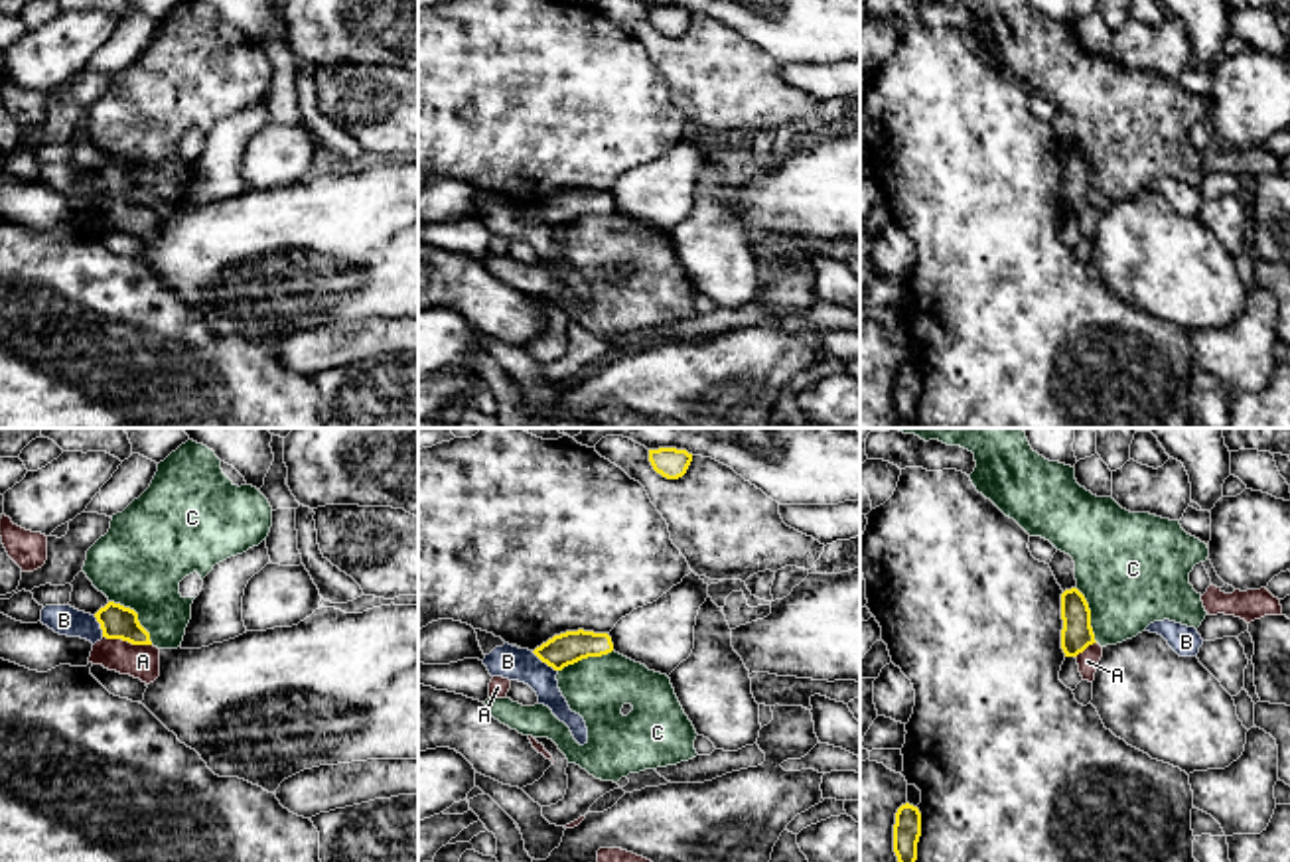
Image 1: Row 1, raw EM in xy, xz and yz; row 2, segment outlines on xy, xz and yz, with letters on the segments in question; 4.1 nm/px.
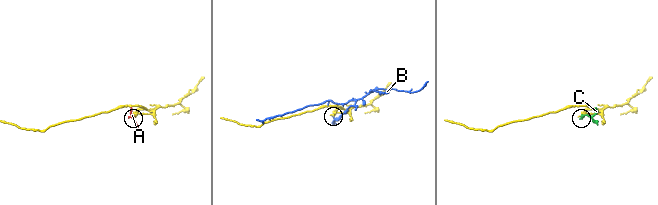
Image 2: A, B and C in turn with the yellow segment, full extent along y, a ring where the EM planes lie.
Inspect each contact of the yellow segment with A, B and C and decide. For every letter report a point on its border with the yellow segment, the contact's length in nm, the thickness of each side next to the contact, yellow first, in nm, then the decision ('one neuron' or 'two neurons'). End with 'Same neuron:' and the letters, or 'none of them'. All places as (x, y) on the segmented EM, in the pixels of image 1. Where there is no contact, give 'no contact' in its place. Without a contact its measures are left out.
A: xy (127, 640) | 200 nm | 140/140 nm | two neurons
B: xz (545, 661) | 140 nm | 130/140 nm | two neurons
C: xy (137, 616) | 260 nm | 140/360 nm | two neurons
Same neuron: none of them

